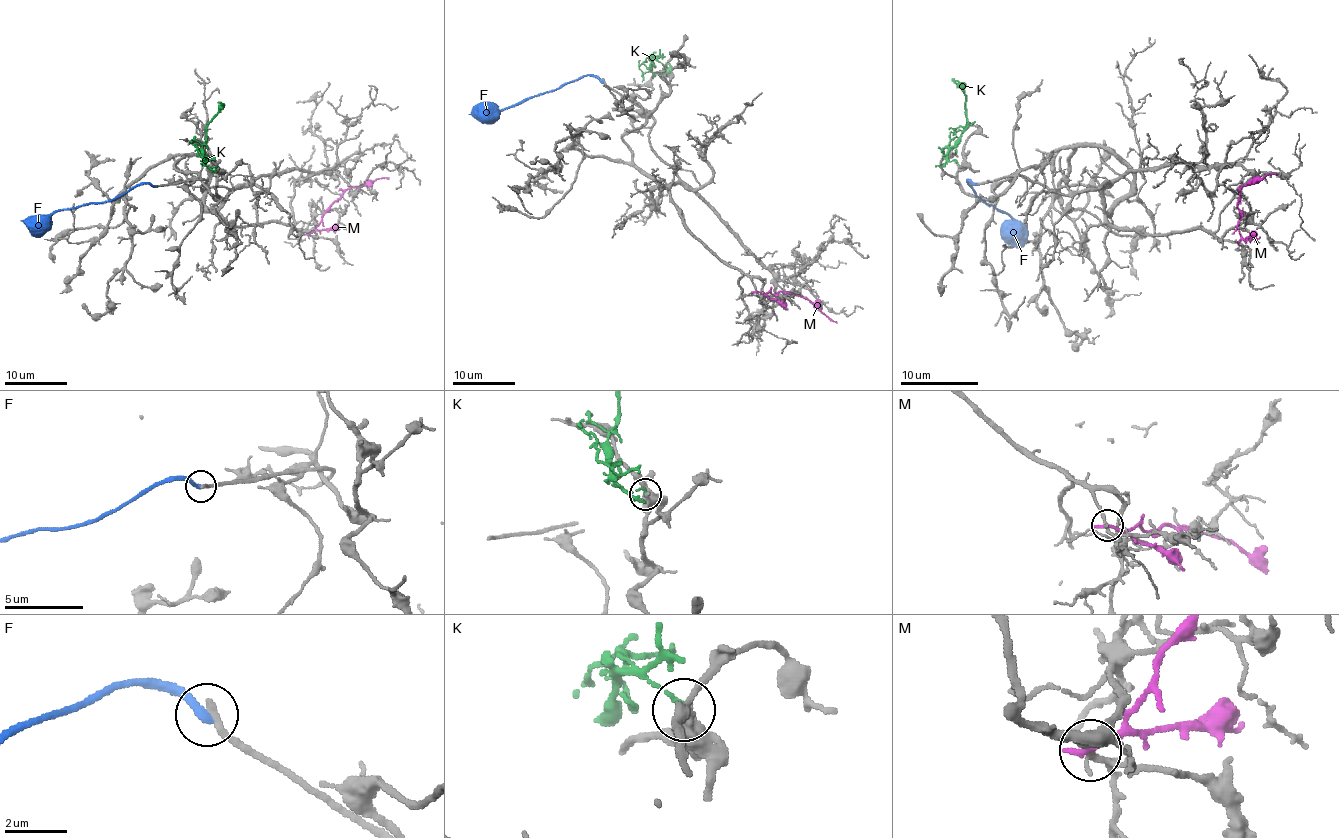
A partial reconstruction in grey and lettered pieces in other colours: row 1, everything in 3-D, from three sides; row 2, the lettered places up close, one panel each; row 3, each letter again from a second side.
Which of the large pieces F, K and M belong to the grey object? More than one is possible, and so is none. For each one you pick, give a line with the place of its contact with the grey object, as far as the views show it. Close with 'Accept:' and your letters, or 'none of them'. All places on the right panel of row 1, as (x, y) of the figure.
Accept: none of them

